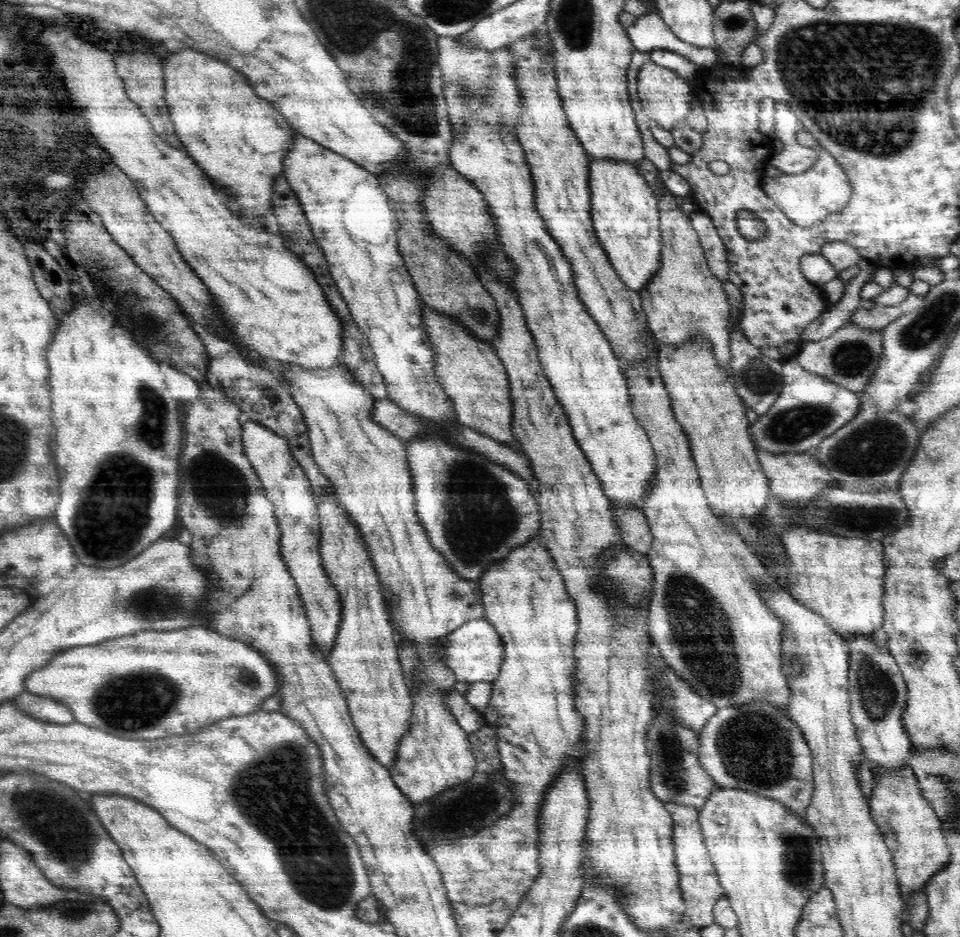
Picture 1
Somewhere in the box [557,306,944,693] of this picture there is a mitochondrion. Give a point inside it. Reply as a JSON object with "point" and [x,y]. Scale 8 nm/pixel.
{"point":[873,448]}

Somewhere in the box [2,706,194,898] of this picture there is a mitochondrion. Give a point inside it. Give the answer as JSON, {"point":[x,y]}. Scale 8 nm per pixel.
{"point":[56,822]}

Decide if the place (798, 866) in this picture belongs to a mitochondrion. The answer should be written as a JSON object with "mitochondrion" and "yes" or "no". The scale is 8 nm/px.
{"mitochondrion":"yes"}

